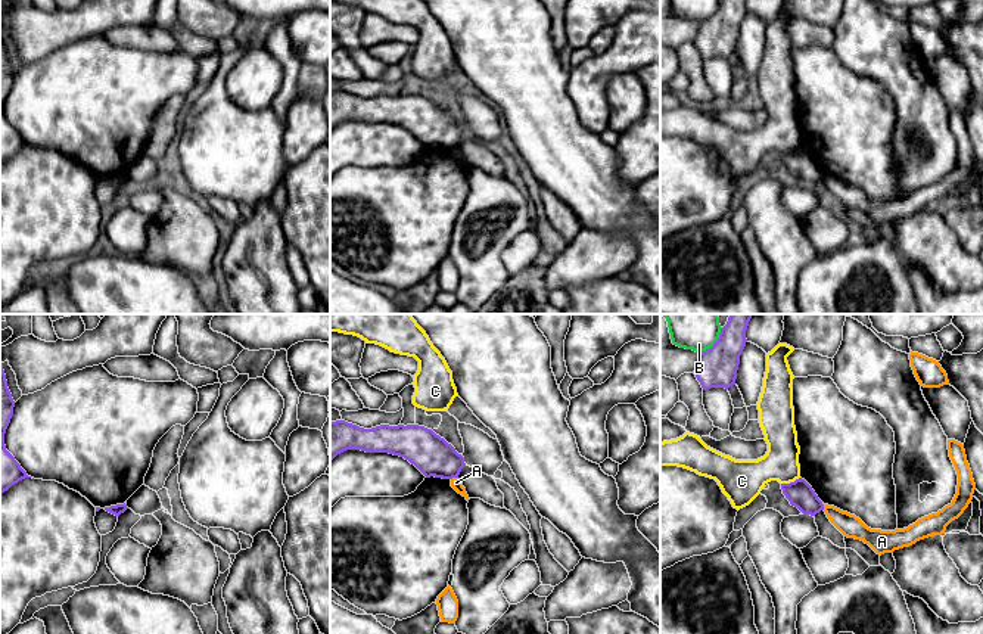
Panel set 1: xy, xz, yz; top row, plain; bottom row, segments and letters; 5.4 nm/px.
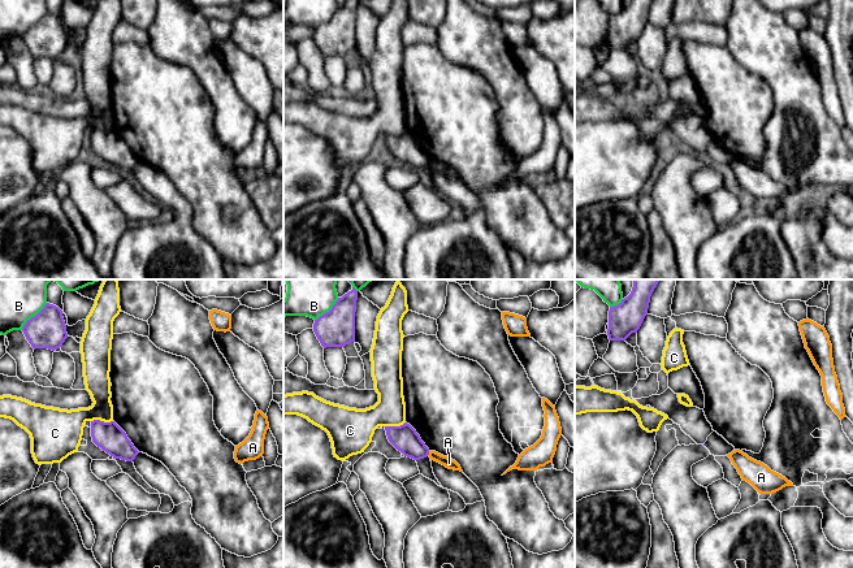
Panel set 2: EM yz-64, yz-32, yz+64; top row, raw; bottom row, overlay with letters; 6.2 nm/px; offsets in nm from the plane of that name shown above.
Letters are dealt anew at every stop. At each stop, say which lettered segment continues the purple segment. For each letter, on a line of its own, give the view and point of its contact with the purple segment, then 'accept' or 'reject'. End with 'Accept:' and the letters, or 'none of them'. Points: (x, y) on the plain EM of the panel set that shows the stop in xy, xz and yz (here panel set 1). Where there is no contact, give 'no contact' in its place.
A: contact xz (454, 146); reject
B: contact yz (714, 15); reject
C: contact yz (790, 152); reject
Accept: none of them

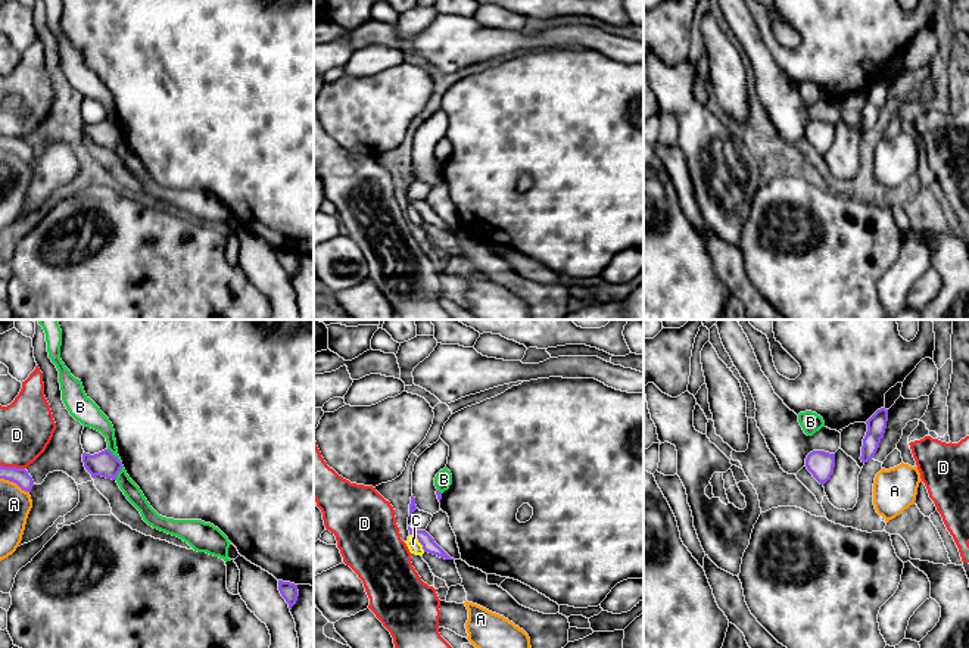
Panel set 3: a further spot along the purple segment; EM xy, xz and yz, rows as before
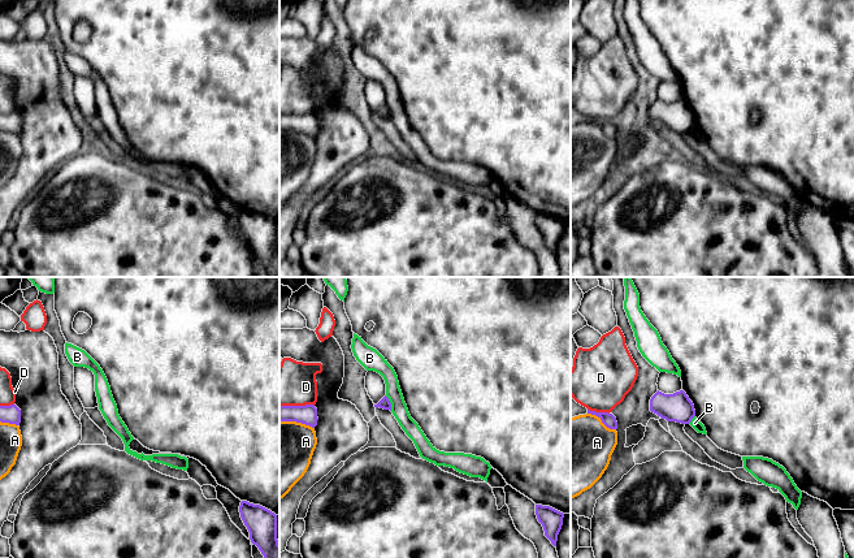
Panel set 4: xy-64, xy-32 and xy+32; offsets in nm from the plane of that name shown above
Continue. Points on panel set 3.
A: contact xy (15, 152); reject
B: contact xy (114, 125); accept
C: contact xz (418, 211); reject
D: contact xy (12, 137); reject
Accept: B

